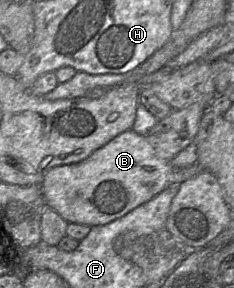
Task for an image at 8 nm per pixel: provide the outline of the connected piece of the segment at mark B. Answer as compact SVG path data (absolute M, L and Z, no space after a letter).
M125 131L85 160L56 166L44 173L41 189L47 206L68 223L99 226L122 218L174 183L183 183L204 170L198 163L176 168L160 158L147 137Z

